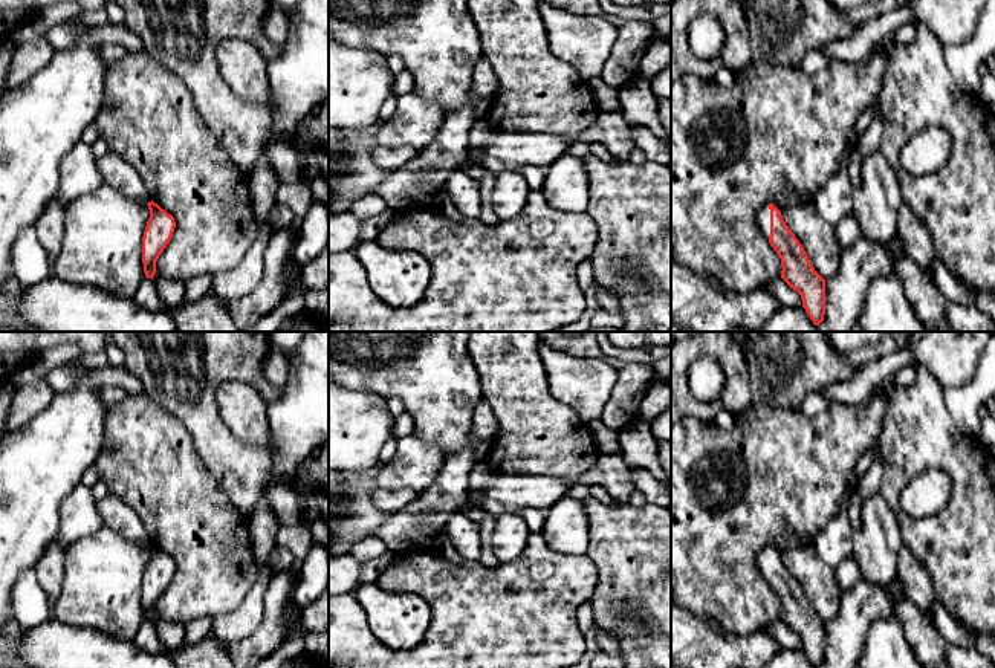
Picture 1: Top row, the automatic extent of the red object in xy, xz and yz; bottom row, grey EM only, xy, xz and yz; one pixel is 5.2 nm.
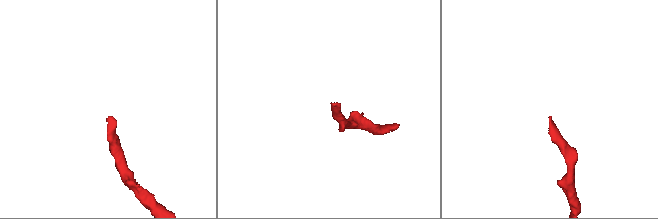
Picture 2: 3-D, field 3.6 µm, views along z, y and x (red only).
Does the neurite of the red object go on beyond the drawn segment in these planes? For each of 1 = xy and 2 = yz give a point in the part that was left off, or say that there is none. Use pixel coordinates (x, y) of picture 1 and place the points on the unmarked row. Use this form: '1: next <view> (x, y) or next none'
1: next xy (116, 514)
2: next yz (763, 558)

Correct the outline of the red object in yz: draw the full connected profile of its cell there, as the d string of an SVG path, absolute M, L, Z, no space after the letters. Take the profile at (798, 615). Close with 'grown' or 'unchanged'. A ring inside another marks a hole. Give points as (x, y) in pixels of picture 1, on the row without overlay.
M775 547L763 549L757 563L763 578L781 601L781 621L801 637L802 650L813 666L819 668L825 657L825 622L815 613Z; grown

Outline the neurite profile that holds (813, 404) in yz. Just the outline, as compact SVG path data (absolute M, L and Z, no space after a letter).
M821 391L819 393L810 393L804 397L801 402L799 411L809 417L818 416L821 413L825 413L831 407L831 402L828 397L825 397Z

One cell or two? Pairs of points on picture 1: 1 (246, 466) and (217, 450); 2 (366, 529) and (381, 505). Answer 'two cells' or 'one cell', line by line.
1: one cell
2: one cell

